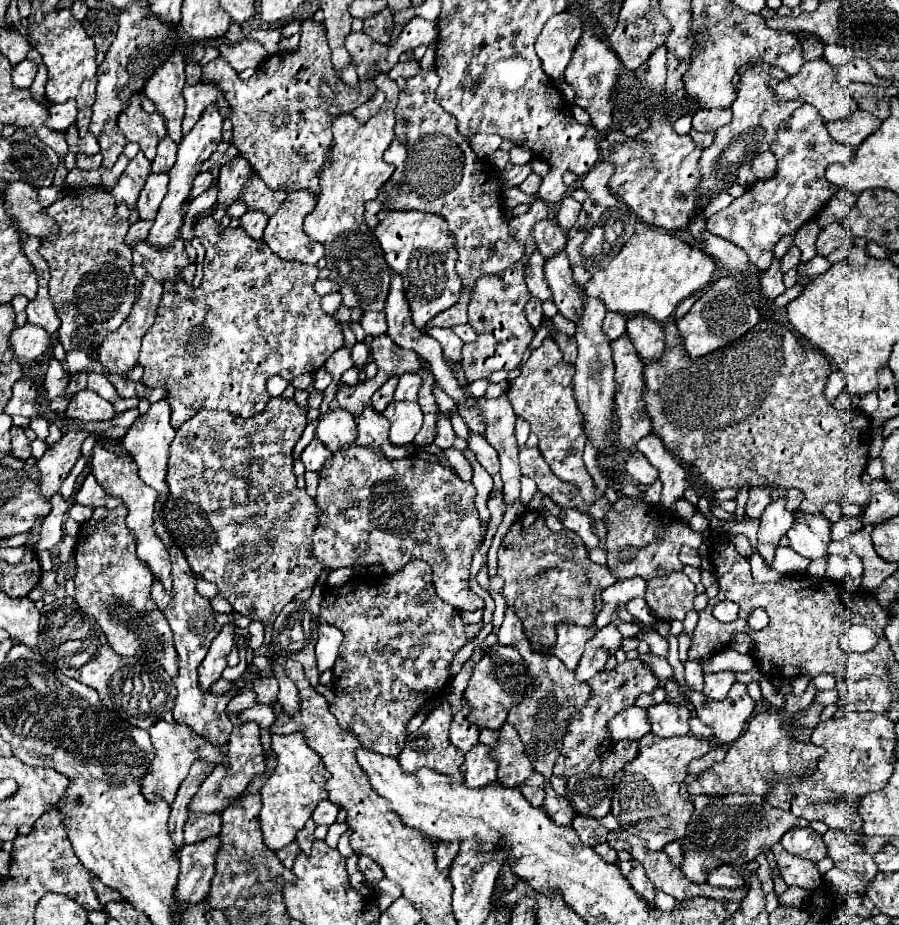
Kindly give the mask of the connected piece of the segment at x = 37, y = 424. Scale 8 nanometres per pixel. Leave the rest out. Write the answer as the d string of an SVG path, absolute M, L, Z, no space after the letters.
M42 417L30 419L30 429L36 431L36 435L38 435L40 439L46 439L46 437L48 437L48 423L46 423L46 419L42 419Z

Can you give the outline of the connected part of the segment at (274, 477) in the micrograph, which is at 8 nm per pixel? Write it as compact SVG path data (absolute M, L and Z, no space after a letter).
M274 397L274 399L268 401L268 405L262 413L258 413L254 417L248 417L248 419L242 419L240 415L234 415L230 411L200 409L192 419L182 423L182 427L176 431L176 437L170 445L170 461L168 461L168 475L166 475L168 487L170 487L170 499L162 509L168 531L172 533L174 541L180 545L180 549L184 551L192 571L196 575L204 577L206 581L216 583L218 589L220 589L220 595L230 601L234 611L238 611L240 615L250 617L252 621L260 621L264 627L272 625L276 621L282 607L286 603L290 603L296 593L300 593L308 587L314 587L316 579L324 571L324 565L312 553L312 535L314 535L314 527L318 527L318 507L316 507L316 501L306 491L300 491L296 487L296 475L294 475L294 469L292 469L292 465L294 465L292 451L294 451L298 439L302 437L304 427L306 427L306 415L296 405L296 401Z

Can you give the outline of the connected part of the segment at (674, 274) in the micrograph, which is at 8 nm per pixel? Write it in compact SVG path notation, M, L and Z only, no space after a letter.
M638 223L636 233L626 241L622 251L610 261L610 265L606 269L594 273L584 289L586 289L588 297L594 297L594 299L600 299L602 303L606 303L608 311L618 311L624 315L646 315L654 321L664 321L674 313L674 309L680 305L680 301L684 301L692 293L704 291L704 285L712 283L712 277L714 277L714 261L704 251L690 247L688 241L684 241L682 237L670 235L668 231Z

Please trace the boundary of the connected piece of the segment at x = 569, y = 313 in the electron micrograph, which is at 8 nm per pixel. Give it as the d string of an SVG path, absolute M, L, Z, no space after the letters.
M558 253L556 257L548 259L544 271L546 271L546 281L550 285L558 311L566 319L576 323L578 315L582 315L582 291L578 291L578 287L574 287L568 255Z

